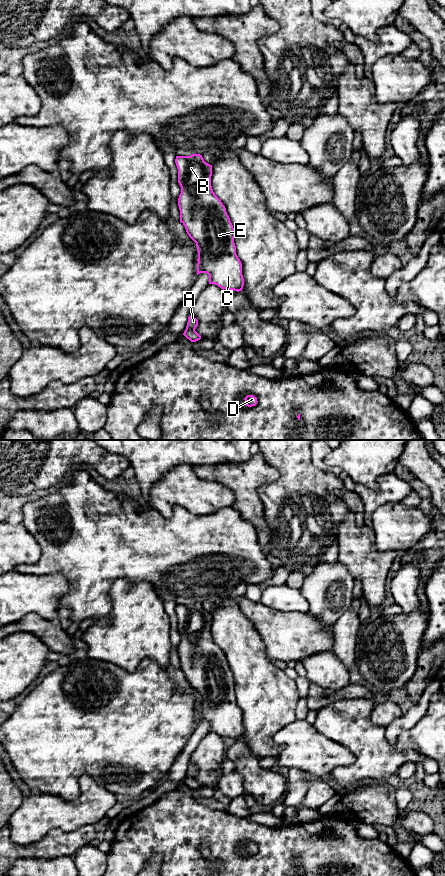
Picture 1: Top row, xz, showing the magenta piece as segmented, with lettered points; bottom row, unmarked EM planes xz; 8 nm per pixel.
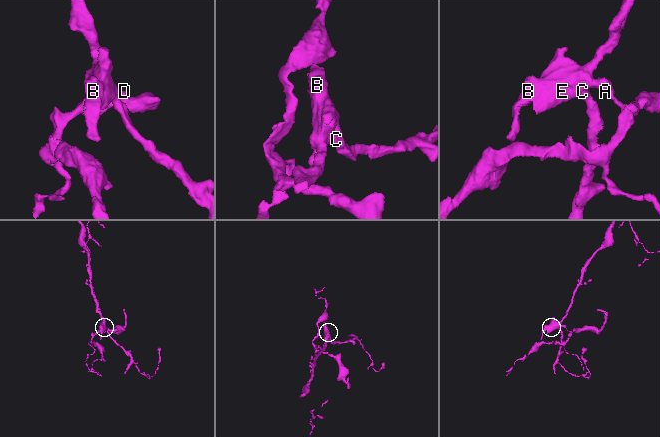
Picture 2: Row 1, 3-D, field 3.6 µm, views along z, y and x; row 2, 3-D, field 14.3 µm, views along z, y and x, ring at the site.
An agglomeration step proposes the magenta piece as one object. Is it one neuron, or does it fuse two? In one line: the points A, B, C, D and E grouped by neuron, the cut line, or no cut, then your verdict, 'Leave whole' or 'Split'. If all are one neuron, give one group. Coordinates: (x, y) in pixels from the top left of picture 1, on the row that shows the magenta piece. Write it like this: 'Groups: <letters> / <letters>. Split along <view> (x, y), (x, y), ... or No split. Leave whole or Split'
Groups: A B C E / D. Split along xz (185, 329), (194, 331). Split

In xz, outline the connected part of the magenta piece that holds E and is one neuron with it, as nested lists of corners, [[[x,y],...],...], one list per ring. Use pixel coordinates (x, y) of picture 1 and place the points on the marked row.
[[[196,153],[190,156],[176,156],[175,163],[178,168],[178,183],[181,187],[178,198],[180,222],[197,246],[197,275],[207,273],[209,284],[215,284],[223,290],[242,291],[244,278],[242,263],[236,254],[234,228],[225,206],[213,192],[212,165],[206,163],[202,155]]]

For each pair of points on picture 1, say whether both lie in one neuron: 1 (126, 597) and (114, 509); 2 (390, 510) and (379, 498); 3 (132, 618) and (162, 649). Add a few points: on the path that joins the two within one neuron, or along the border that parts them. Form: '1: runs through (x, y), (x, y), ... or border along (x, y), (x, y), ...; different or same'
1: border along (147, 580), (130, 583), (117, 579), (109, 598); different
2: border along (400, 500), (381, 504), (371, 516); different
3: runs through (142, 622), (145, 623), (145, 632), (152, 639); same

